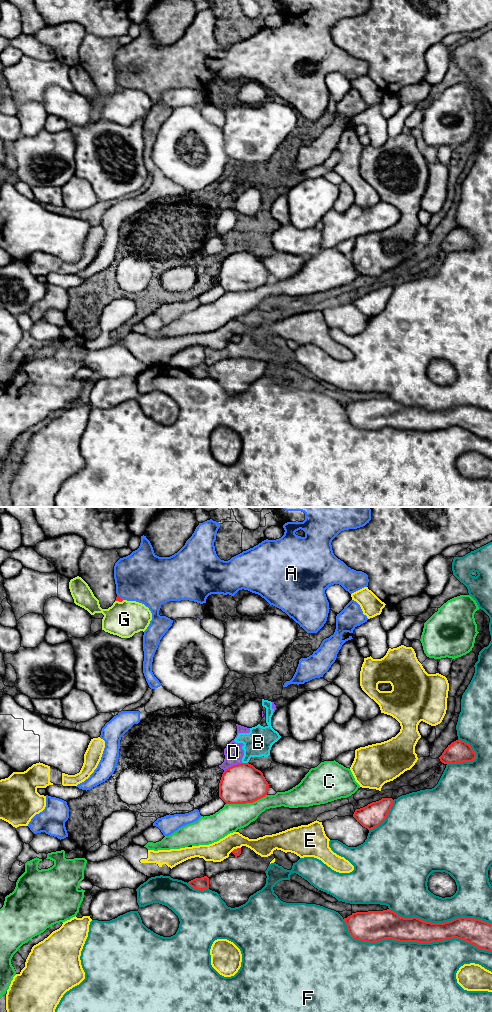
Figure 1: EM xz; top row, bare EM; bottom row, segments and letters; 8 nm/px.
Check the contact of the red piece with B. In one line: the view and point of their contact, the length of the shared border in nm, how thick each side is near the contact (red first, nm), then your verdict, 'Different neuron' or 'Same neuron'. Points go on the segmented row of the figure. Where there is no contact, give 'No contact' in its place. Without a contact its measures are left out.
Touches red at xz (245, 763). Shared border 50 nm. Thickness 320 nm (red) against 220 nm. Different neuron

